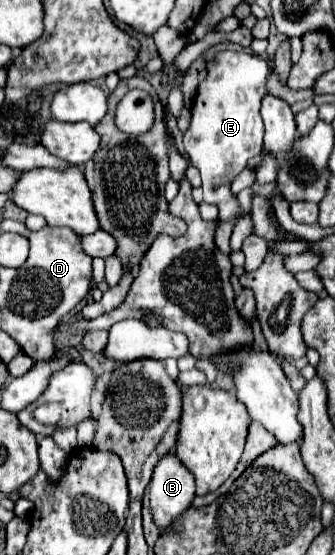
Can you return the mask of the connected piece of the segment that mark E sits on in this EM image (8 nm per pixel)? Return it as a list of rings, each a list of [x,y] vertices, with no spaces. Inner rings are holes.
[[[224,51],[208,63],[208,77],[198,87],[192,121],[184,133],[184,151],[190,163],[202,175],[204,201],[220,209],[220,221],[238,215],[238,201],[230,193],[230,183],[246,167],[246,161],[262,153],[264,125],[260,117],[260,101],[266,89],[268,65],[259,55],[248,52]]]

